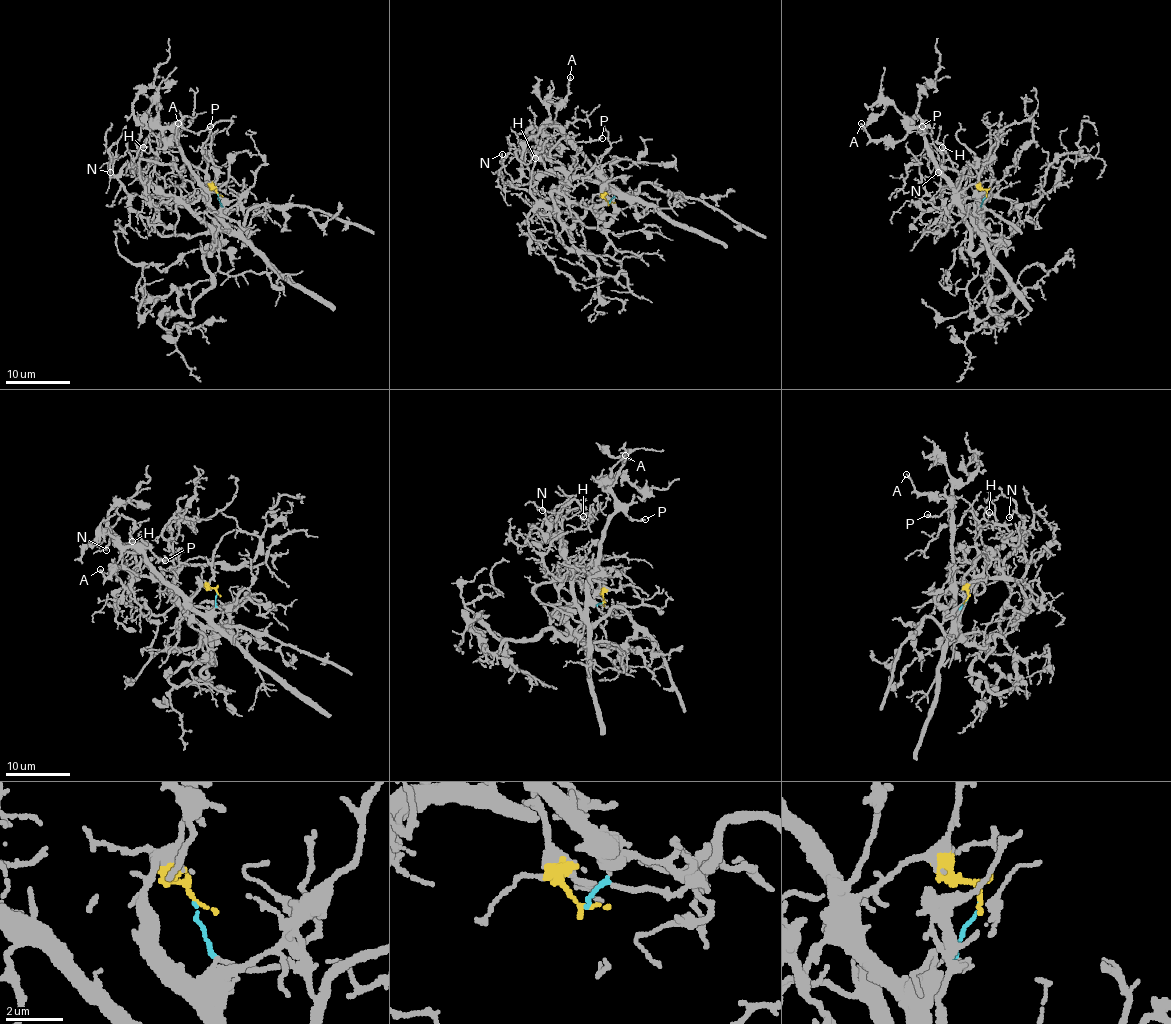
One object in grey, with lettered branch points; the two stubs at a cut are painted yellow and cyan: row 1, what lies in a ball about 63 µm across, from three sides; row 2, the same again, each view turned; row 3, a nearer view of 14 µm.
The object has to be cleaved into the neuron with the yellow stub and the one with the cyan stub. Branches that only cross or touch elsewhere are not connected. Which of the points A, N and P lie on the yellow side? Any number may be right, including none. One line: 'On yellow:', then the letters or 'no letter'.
On yellow: A, P

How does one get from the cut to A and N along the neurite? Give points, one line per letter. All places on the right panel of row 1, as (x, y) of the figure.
A: (986, 193), (976, 185), (958, 192), (933, 158), (926, 137), (913, 129), (889, 142), (872, 139), (860, 123)
N: (986, 195), (977, 216), (982, 233), (966, 222), (958, 193), (968, 164), (965, 177), (949, 160), (937, 172)

